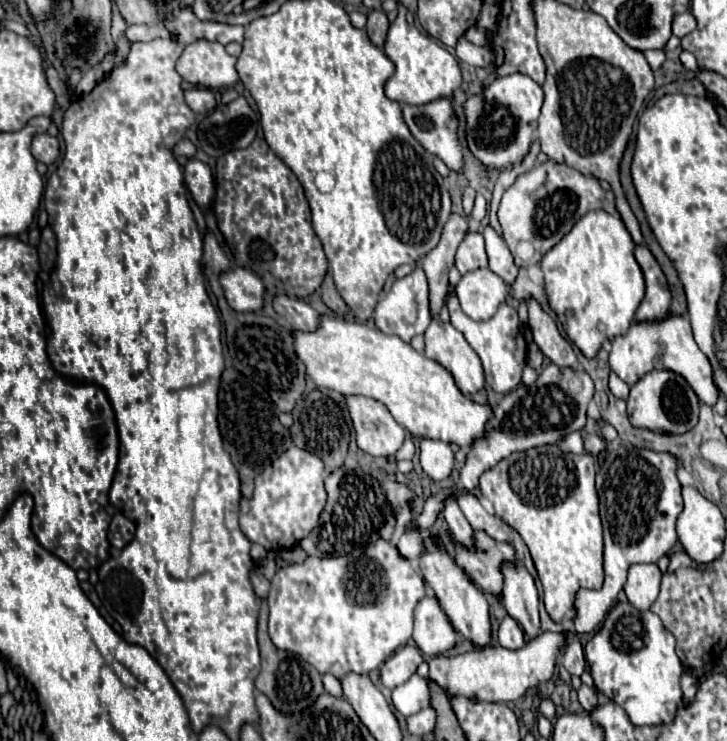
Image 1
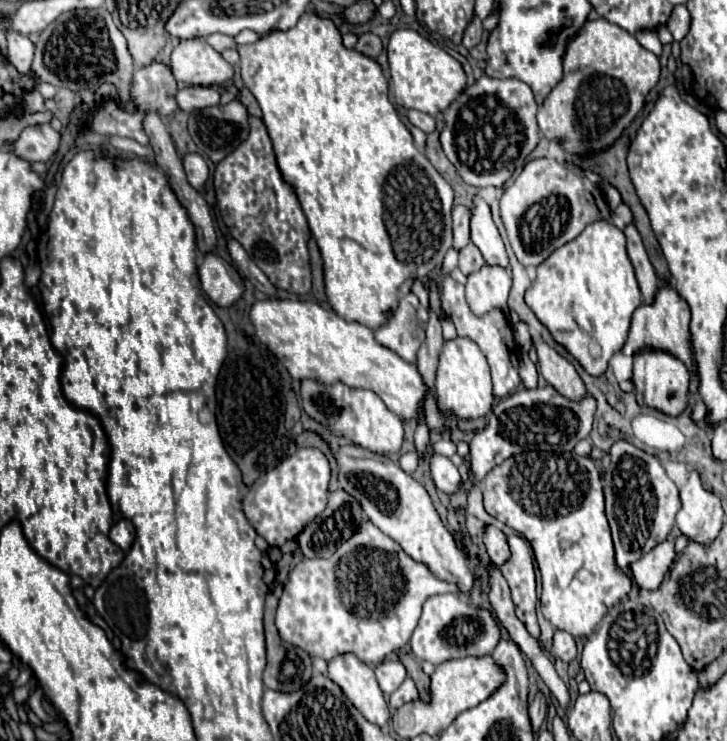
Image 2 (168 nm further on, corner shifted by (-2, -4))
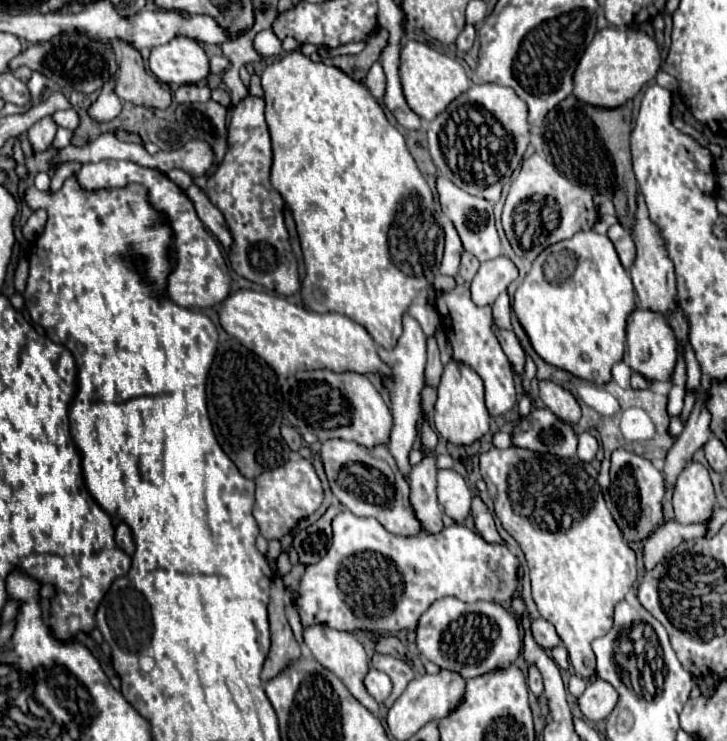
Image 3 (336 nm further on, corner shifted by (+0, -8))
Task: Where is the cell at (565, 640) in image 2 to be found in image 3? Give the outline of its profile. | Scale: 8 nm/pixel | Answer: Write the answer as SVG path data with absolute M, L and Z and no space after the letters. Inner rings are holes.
M544 618L532 620L532 634L536 638L536 642L544 648L544 650L552 650L556 646L560 646L560 636L556 634L554 626L550 622L546 622Z

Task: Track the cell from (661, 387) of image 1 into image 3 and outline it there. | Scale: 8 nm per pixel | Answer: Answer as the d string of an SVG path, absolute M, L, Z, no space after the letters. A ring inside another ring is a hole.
M636 308L628 318L628 366L648 382L670 382L676 368L676 338L664 314Z

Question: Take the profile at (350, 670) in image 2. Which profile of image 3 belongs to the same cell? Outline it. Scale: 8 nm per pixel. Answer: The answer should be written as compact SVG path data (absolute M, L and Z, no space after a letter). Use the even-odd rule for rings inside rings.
M312 626L312 628L304 628L304 642L308 646L308 650L312 652L312 656L326 668L332 670L332 674L336 674L344 686L348 686L348 692L364 706L368 708L372 714L378 714L378 702L366 692L364 686L364 674L368 674L368 656L364 652L364 646L358 642L358 638L354 634L348 632L338 632L332 630L328 626Z

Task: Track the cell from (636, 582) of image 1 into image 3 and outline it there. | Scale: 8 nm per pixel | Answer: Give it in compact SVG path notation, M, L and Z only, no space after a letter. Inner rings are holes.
M676 520L674 522L666 522L644 544L644 568L652 570L656 564L660 564L666 558L668 552L672 552L684 540L702 538L704 534L706 534L706 524L682 526Z

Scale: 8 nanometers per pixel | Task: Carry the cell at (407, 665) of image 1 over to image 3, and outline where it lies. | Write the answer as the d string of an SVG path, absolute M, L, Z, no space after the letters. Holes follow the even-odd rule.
M370 668L370 672L364 678L364 686L376 702L384 702L392 692L392 680L388 678L388 674L376 668Z

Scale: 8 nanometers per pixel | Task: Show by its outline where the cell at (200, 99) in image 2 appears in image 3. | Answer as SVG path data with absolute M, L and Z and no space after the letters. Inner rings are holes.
M186 84L180 86L174 92L174 100L178 104L190 104L190 102L208 102L212 90L206 84Z

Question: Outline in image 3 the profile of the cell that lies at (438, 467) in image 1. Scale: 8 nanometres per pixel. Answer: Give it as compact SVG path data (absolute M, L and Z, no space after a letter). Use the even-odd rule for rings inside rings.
M438 470L438 502L442 504L444 512L454 518L456 522L462 522L470 512L472 494L466 484L466 480L456 470Z

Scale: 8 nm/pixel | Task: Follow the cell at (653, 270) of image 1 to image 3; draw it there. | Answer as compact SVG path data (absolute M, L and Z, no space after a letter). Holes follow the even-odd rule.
M614 224L610 230L608 230L608 238L614 242L614 248L620 256L620 262L626 270L632 268L632 262L636 258L636 244L634 244L634 238L628 230L624 230L620 224Z

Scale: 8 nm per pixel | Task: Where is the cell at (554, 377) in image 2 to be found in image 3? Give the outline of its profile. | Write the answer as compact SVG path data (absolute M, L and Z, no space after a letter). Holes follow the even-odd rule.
M540 380L538 382L540 388L540 398L542 402L562 420L570 422L570 424L578 424L580 420L580 404L578 400L572 396L572 392L568 392L566 388L550 382L550 380Z

